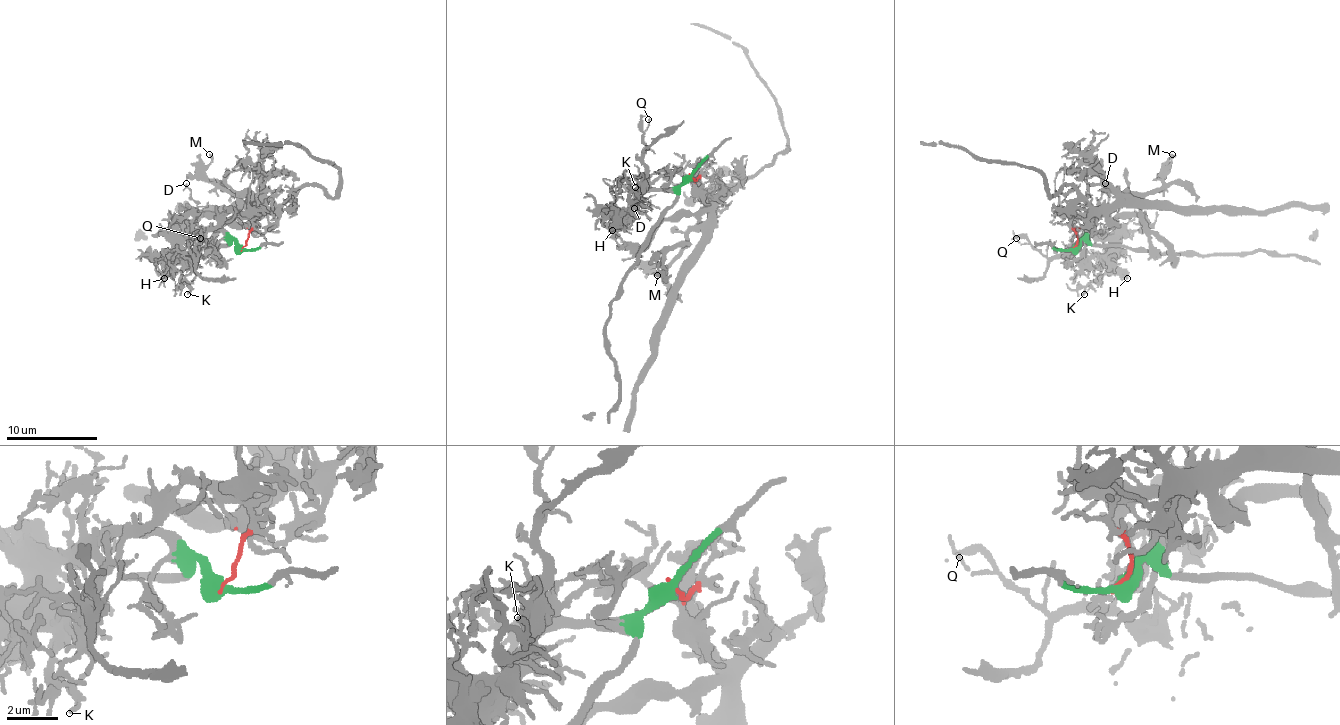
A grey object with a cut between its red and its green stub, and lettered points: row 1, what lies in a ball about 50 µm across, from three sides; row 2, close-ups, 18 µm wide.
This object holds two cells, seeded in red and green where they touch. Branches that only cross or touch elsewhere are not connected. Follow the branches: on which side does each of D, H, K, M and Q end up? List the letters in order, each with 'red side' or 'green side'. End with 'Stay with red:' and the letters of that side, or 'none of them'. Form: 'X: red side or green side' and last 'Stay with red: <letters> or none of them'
D: green side
H: green side
K: green side
M: red side
Q: green side
Stay with red: M

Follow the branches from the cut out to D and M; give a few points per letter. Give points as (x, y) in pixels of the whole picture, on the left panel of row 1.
D: (243, 249), (220, 231), (193, 233), (197, 231), (197, 208), (186, 183)
M: (243, 249), (247, 226), (261, 206), (243, 194), (229, 194), (213, 183), (204, 172), (211, 160), (208, 153)

